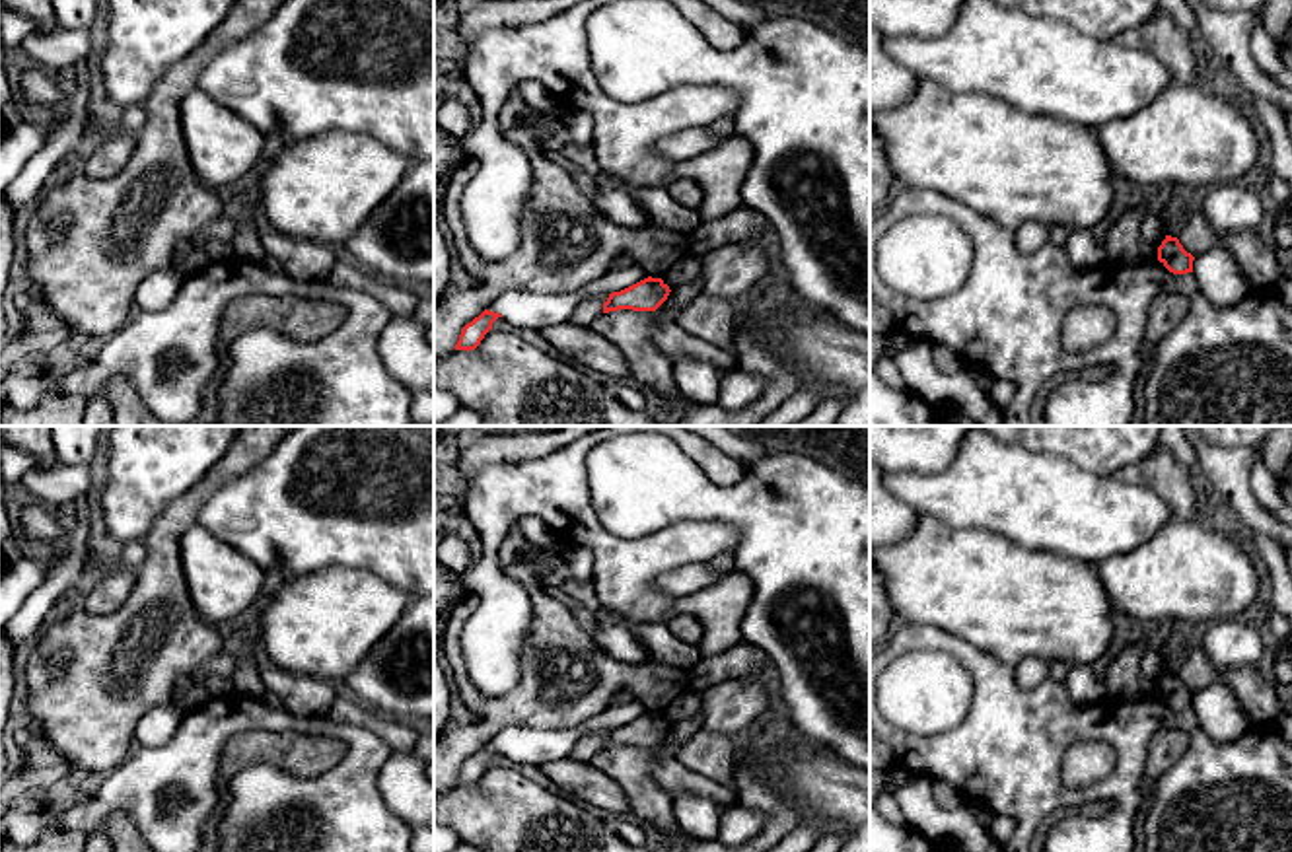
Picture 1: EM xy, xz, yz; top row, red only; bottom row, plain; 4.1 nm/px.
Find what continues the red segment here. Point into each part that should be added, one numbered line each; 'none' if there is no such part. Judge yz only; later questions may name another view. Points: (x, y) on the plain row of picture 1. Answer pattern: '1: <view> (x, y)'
none

